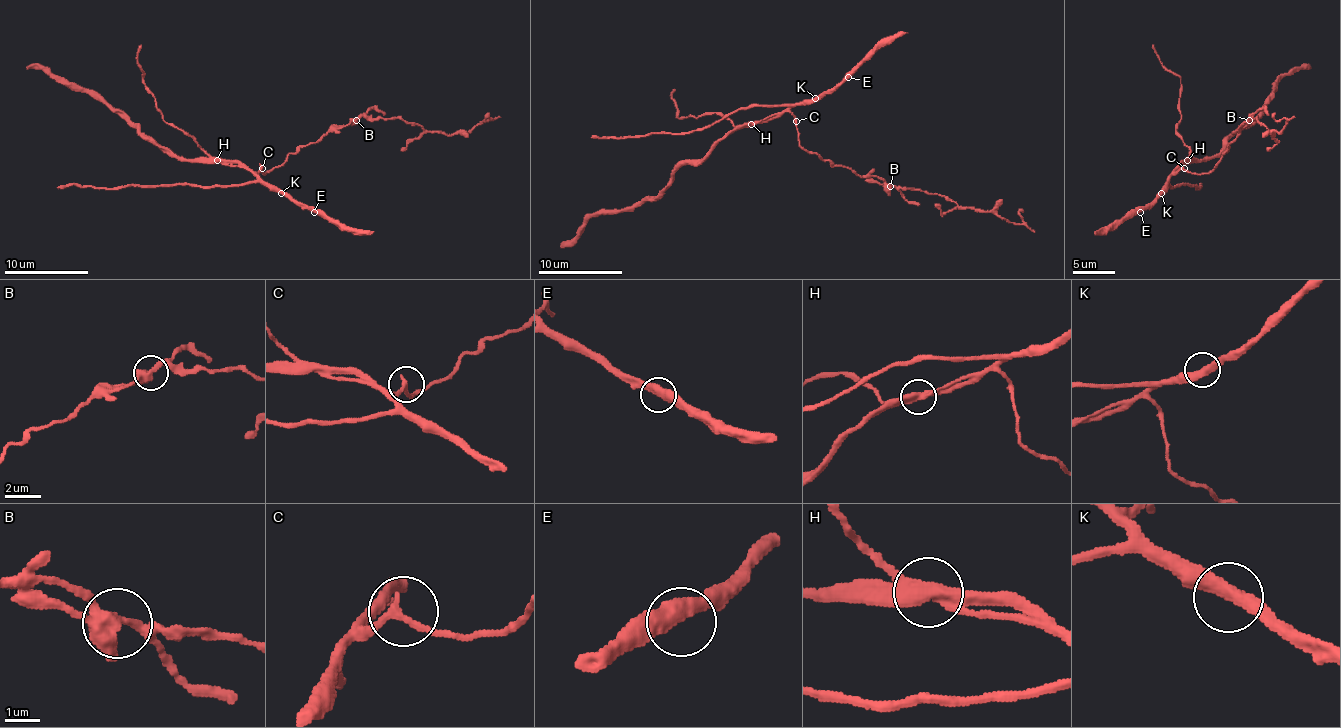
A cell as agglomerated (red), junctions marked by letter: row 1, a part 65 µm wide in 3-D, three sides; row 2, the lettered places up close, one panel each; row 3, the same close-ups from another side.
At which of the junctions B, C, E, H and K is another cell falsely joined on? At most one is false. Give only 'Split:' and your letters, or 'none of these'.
Split: none of these

